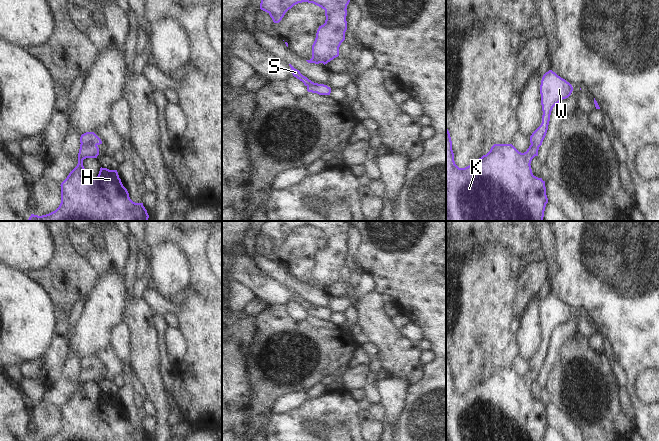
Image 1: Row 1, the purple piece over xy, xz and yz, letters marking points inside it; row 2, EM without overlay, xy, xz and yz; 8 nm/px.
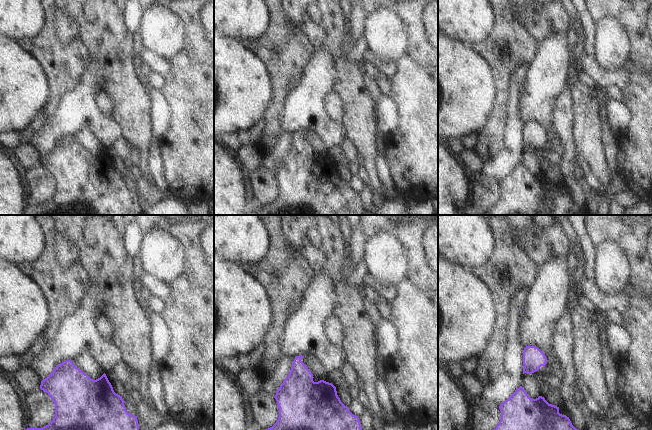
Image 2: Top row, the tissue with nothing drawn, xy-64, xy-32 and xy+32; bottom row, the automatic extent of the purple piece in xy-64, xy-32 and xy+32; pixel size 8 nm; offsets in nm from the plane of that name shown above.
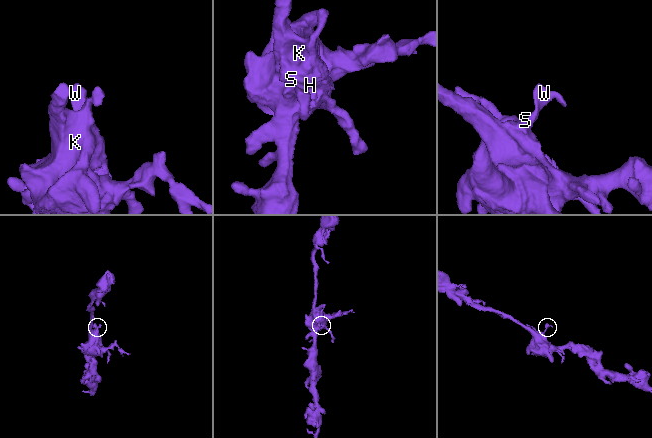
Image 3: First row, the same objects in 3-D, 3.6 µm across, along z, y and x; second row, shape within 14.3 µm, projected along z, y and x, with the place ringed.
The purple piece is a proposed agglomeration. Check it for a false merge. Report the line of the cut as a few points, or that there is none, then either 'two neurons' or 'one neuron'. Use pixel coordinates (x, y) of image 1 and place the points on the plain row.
no cut; one neuron

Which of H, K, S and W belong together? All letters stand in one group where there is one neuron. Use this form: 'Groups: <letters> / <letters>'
Groups: H K S W.

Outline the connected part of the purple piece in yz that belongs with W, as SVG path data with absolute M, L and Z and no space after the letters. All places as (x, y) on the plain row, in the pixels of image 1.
M552 294L543 299L540 309L542 347L530 360L531 369L524 377L519 376L512 368L494 368L486 379L465 392L459 392L454 385L452 365L446 352L446 441L544 441L548 427L545 405L533 399L530 388L532 383L538 380L539 371L548 354L553 331L568 322L572 315L572 309Z

